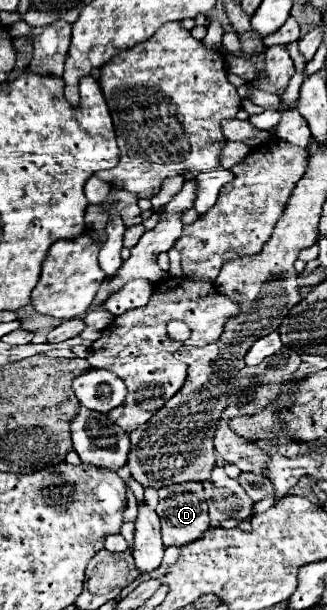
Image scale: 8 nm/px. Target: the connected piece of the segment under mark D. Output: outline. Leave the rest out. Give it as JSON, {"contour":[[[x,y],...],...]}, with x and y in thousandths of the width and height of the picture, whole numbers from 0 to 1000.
{"contour":[[[596,793],[596,803],[578,803],[578,807],[560,807],[560,810],[529,810],[517,816],[486,820],[480,843],[492,846],[492,879],[498,879],[505,895],[578,892],[578,889],[615,882],[621,872],[639,862],[633,823],[627,823],[627,813],[621,813],[621,807],[602,793]]]}

